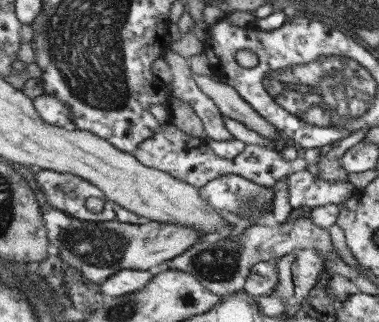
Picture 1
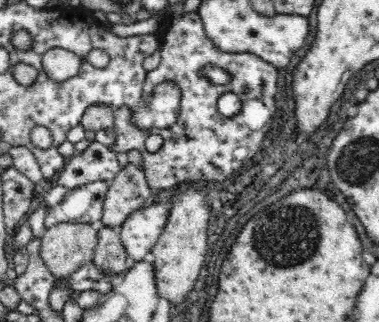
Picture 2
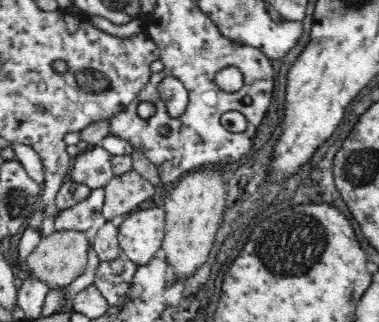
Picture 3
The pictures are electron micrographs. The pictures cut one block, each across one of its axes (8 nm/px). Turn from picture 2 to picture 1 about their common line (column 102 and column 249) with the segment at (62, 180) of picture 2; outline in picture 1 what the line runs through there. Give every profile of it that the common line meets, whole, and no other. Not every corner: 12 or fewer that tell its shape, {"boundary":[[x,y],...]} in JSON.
{"boundary":[[173,124],[137,144],[139,164],[195,188],[237,174],[273,188],[307,162],[245,146],[223,160]]}

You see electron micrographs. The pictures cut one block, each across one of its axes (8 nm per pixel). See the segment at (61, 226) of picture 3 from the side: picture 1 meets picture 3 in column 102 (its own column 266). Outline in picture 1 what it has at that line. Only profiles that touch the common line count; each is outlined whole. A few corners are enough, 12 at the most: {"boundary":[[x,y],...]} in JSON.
{"boundary":[[237,174],[199,196],[219,212],[273,214],[273,192]]}

